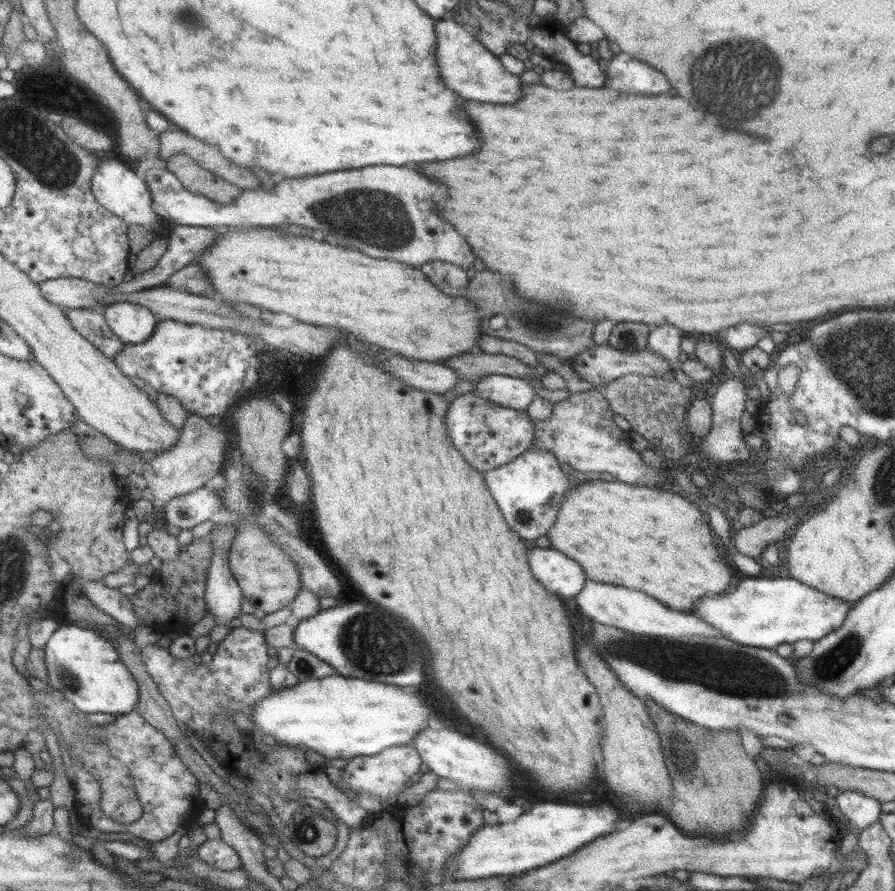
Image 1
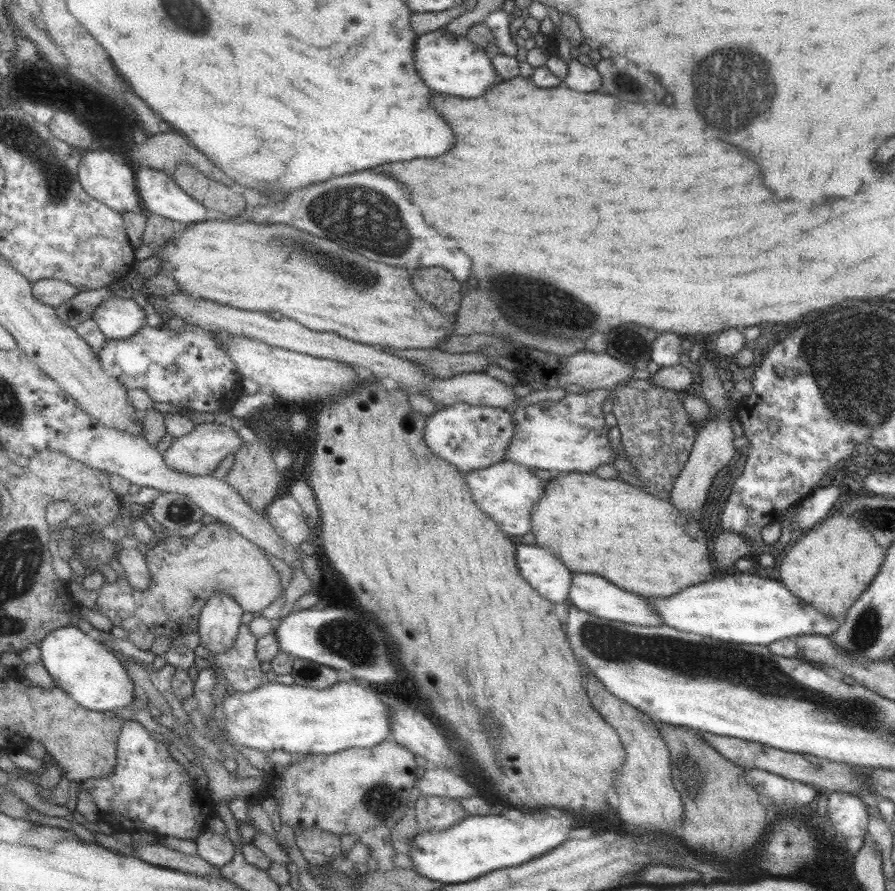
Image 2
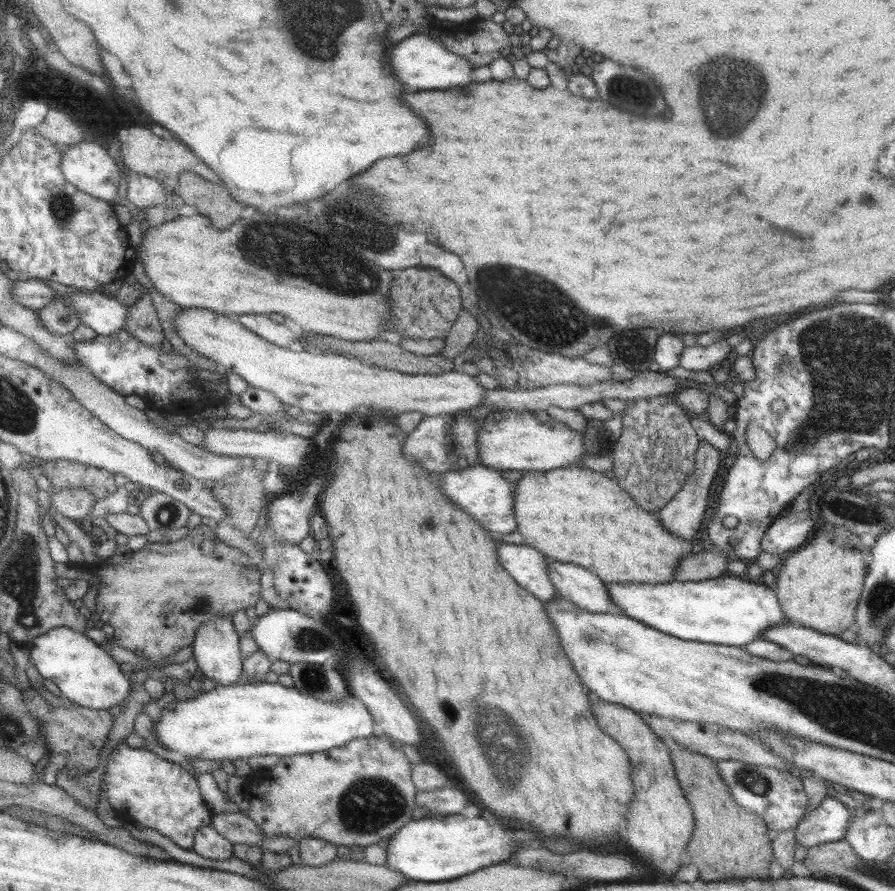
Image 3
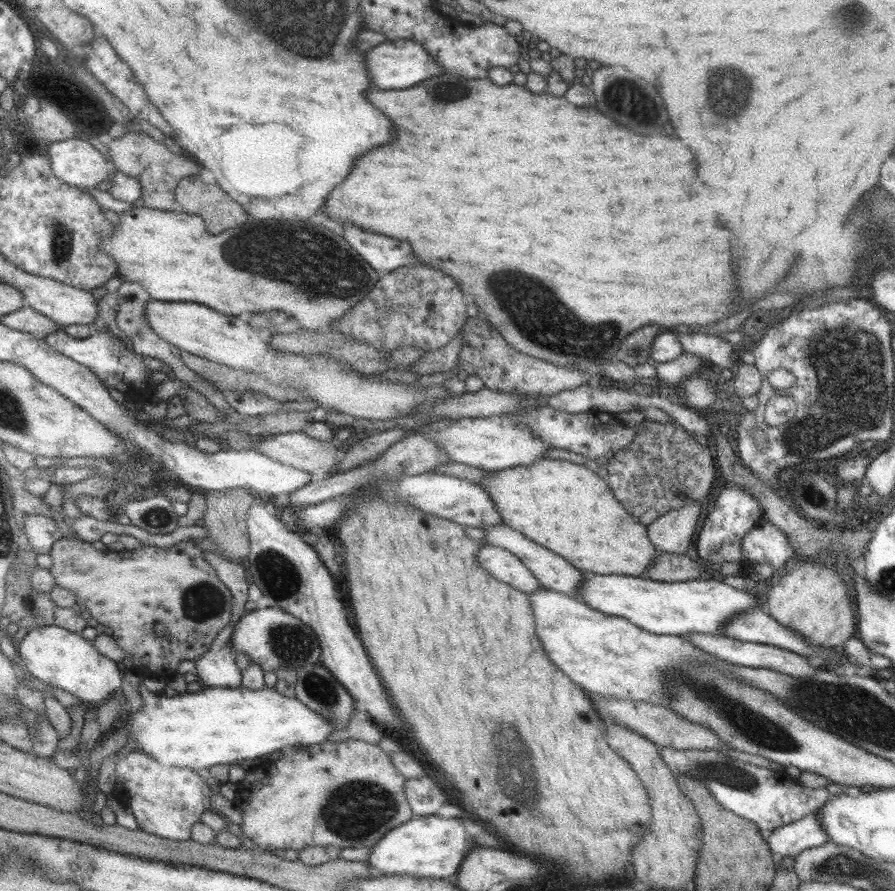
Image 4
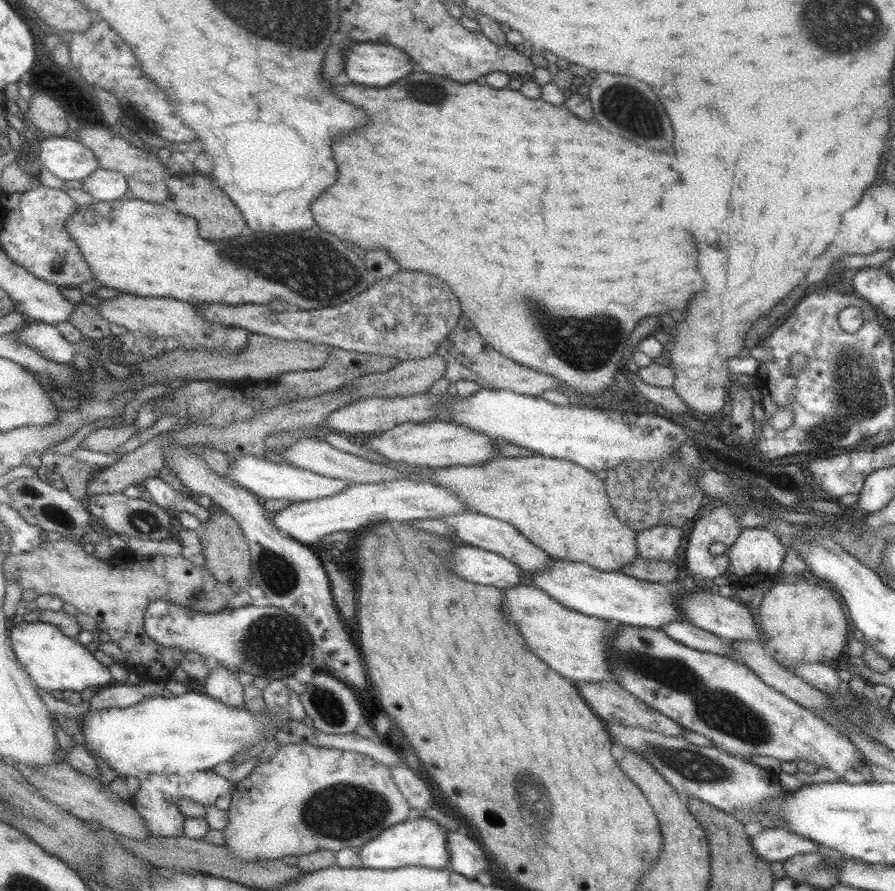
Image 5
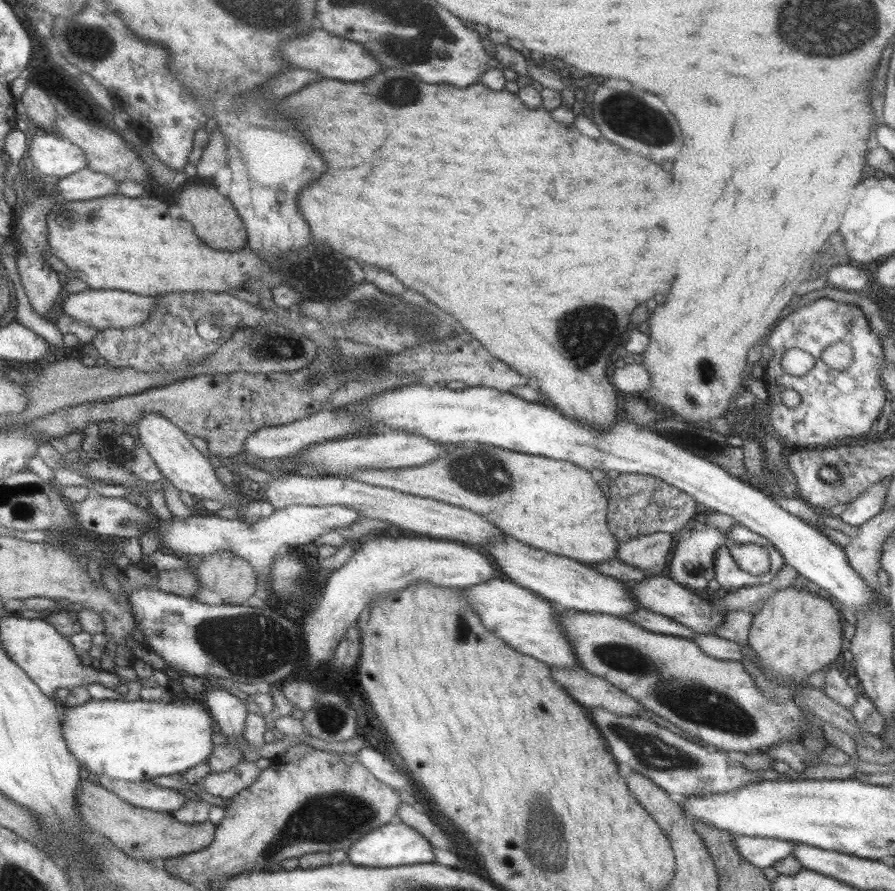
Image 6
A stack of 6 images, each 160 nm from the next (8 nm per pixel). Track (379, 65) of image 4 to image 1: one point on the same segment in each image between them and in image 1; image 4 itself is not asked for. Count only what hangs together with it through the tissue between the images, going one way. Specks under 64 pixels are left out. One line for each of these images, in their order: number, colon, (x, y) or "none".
1: (465, 66)
2: (445, 62)
3: (418, 62)

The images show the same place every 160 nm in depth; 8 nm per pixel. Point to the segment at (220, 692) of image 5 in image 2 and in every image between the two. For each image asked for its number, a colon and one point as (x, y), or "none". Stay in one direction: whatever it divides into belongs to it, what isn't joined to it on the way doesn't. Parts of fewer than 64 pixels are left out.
2: (220, 616)
3: (215, 649)
4: (218, 670)

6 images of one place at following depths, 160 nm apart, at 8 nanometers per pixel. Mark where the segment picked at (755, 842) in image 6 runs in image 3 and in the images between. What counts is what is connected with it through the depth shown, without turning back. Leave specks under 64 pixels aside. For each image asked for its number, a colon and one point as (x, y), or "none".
3: (827, 823)
4: (786, 840)
5: (777, 843)

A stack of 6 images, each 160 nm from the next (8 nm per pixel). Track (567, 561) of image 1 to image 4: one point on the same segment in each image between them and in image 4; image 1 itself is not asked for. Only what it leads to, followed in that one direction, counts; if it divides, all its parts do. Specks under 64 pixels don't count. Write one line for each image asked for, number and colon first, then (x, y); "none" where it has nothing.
2: (548, 576)
3: (526, 566)
4: (503, 566)

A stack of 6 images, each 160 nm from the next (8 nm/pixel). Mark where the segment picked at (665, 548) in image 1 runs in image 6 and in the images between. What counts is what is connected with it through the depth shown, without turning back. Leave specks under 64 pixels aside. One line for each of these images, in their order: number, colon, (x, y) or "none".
2: (644, 545)
3: (572, 514)
4: (564, 507)
5: (557, 505)
6: (552, 505)

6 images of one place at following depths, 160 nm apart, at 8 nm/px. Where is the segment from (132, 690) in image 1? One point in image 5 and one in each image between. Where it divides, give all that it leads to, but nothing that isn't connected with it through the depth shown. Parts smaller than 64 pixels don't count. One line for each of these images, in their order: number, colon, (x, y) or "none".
2: (85, 669)
3: (85, 674)
4: (56, 657)
5: (54, 662)

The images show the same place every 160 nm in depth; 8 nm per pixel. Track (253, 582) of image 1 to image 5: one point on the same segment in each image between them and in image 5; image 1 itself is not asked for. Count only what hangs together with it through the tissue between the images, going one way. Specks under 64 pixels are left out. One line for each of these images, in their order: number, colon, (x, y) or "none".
2: (184, 572)
3: (155, 601)
4: (129, 591)
5: (115, 592)

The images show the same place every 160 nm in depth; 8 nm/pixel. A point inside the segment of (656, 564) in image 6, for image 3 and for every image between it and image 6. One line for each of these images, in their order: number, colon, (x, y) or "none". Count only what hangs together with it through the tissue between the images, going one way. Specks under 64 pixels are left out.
3: (681, 516)
4: (672, 532)
5: (658, 542)

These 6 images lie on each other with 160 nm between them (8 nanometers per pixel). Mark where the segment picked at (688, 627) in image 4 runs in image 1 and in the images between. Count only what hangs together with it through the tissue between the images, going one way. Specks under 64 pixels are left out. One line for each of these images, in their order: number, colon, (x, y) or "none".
1: (763, 612)
2: (741, 608)
3: (730, 610)

